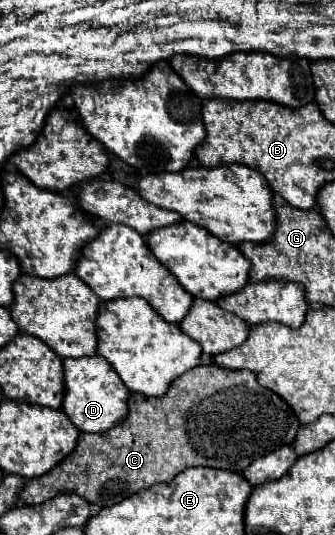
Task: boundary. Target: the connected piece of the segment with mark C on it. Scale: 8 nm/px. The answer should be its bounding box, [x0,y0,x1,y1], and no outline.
[20,364,302,508]

